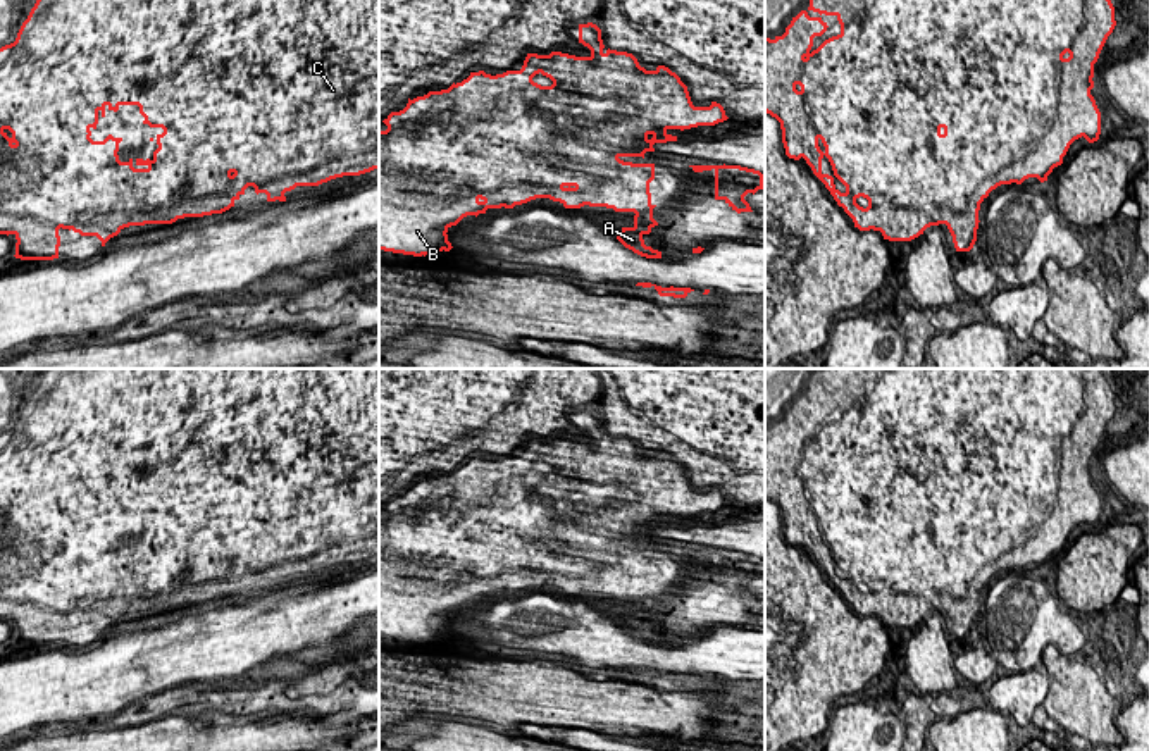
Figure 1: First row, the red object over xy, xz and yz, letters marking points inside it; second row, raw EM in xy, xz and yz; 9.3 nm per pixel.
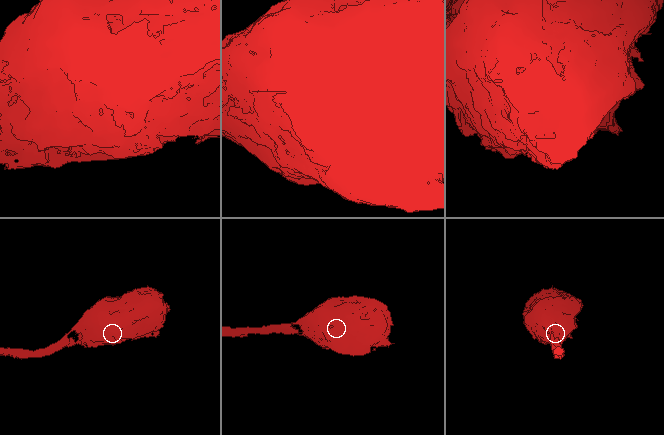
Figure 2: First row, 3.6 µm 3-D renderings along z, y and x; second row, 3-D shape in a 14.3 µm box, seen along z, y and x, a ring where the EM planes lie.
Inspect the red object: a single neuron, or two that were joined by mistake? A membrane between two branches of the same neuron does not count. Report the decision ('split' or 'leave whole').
leave whole

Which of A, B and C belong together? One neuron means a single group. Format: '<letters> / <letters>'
A B C

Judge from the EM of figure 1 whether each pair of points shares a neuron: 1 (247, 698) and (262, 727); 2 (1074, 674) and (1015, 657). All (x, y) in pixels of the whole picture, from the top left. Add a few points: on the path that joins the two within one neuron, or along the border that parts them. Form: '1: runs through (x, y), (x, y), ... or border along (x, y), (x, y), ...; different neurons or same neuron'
1: border along (266, 713), (236, 720); different neurons
2: border along (1079, 657), (1068, 657), (1049, 645), (1039, 662); different neurons

